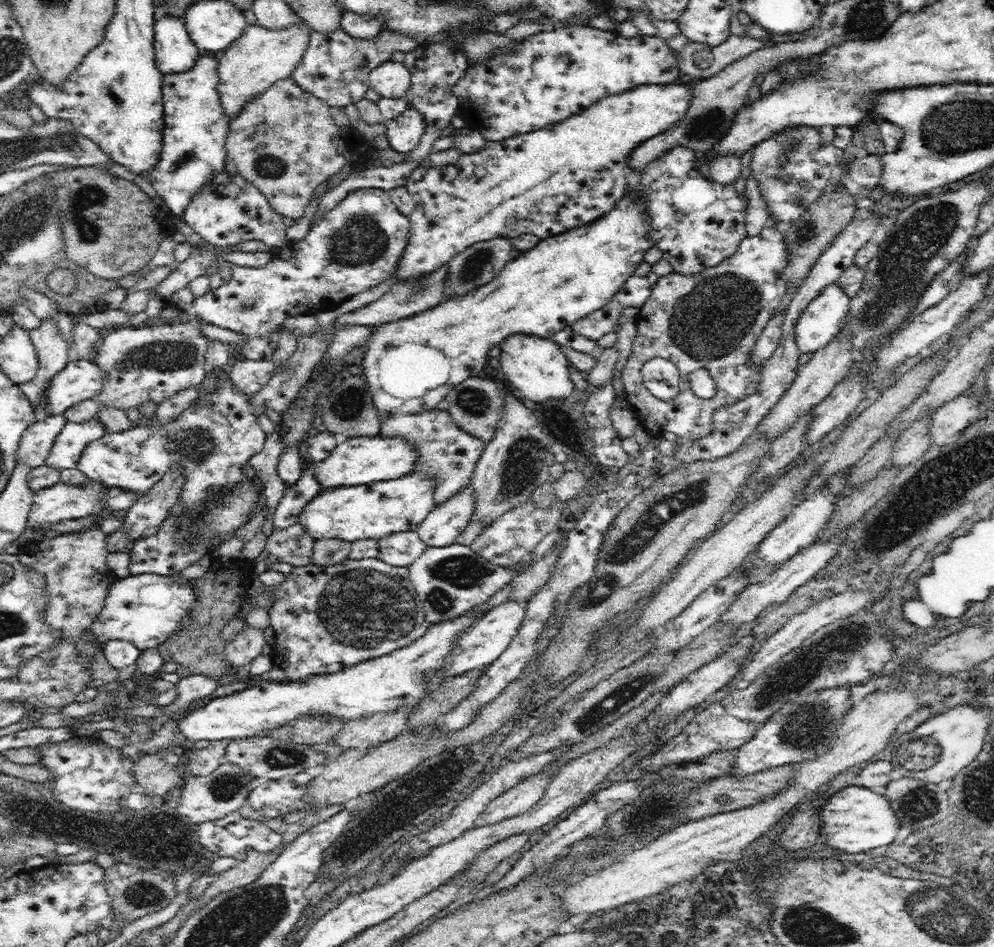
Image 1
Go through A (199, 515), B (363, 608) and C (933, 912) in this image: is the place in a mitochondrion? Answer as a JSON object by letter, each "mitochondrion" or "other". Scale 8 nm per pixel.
{"A":"other","B":"mitochondrion","C":"mitochondrion"}

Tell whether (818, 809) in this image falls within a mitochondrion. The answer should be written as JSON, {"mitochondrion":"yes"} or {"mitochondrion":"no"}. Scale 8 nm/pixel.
{"mitochondrion":"no"}

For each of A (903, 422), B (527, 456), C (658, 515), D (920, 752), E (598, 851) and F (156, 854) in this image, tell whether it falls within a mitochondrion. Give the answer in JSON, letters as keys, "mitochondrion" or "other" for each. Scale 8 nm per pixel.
{"A":"other","B":"mitochondrion","C":"mitochondrion","D":"mitochondrion","E":"mitochondrion","F":"mitochondrion"}

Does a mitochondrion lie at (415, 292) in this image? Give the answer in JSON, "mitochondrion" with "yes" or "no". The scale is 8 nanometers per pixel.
{"mitochondrion":"yes"}

